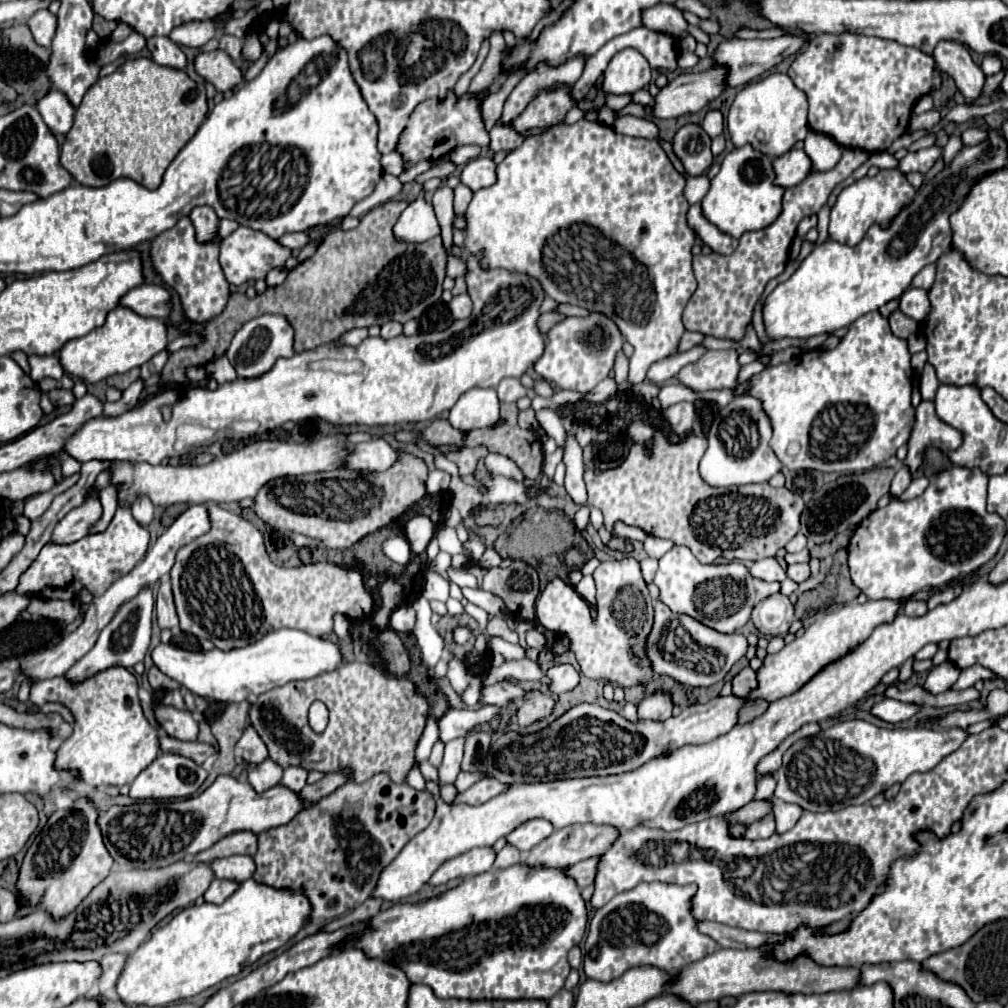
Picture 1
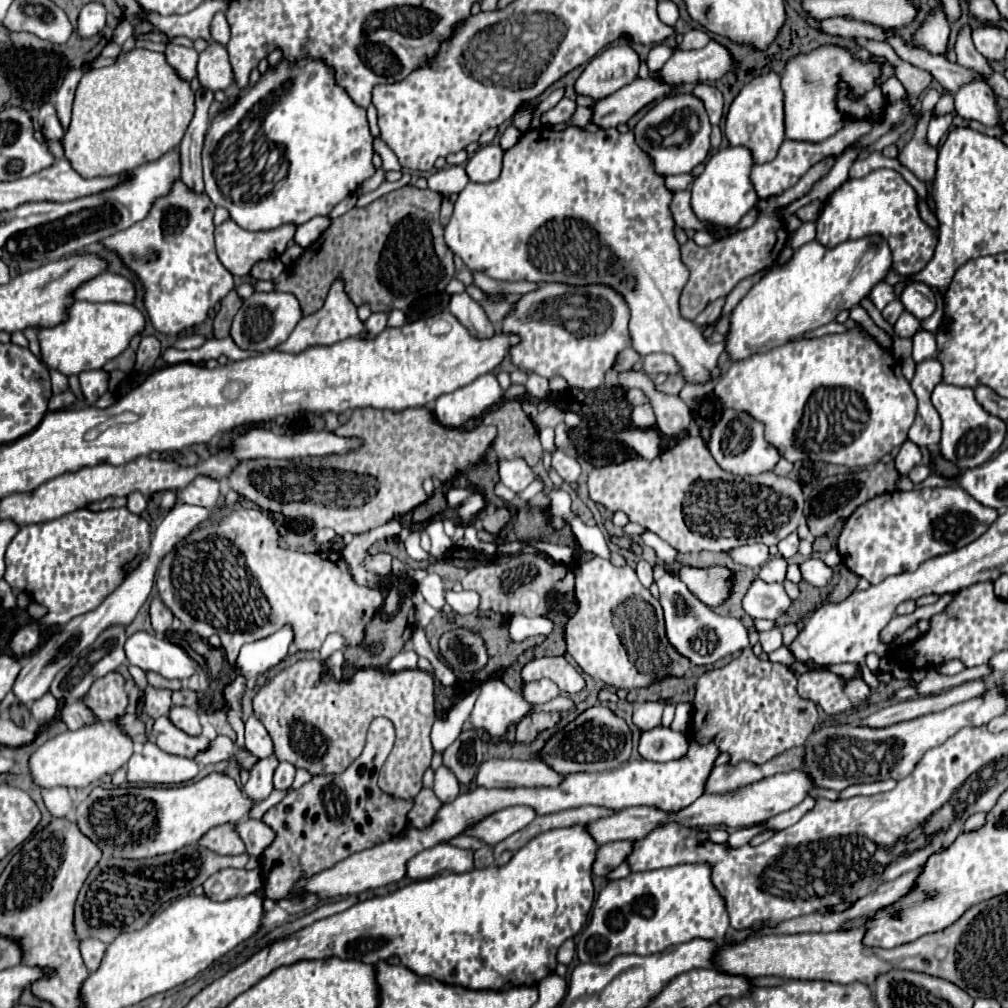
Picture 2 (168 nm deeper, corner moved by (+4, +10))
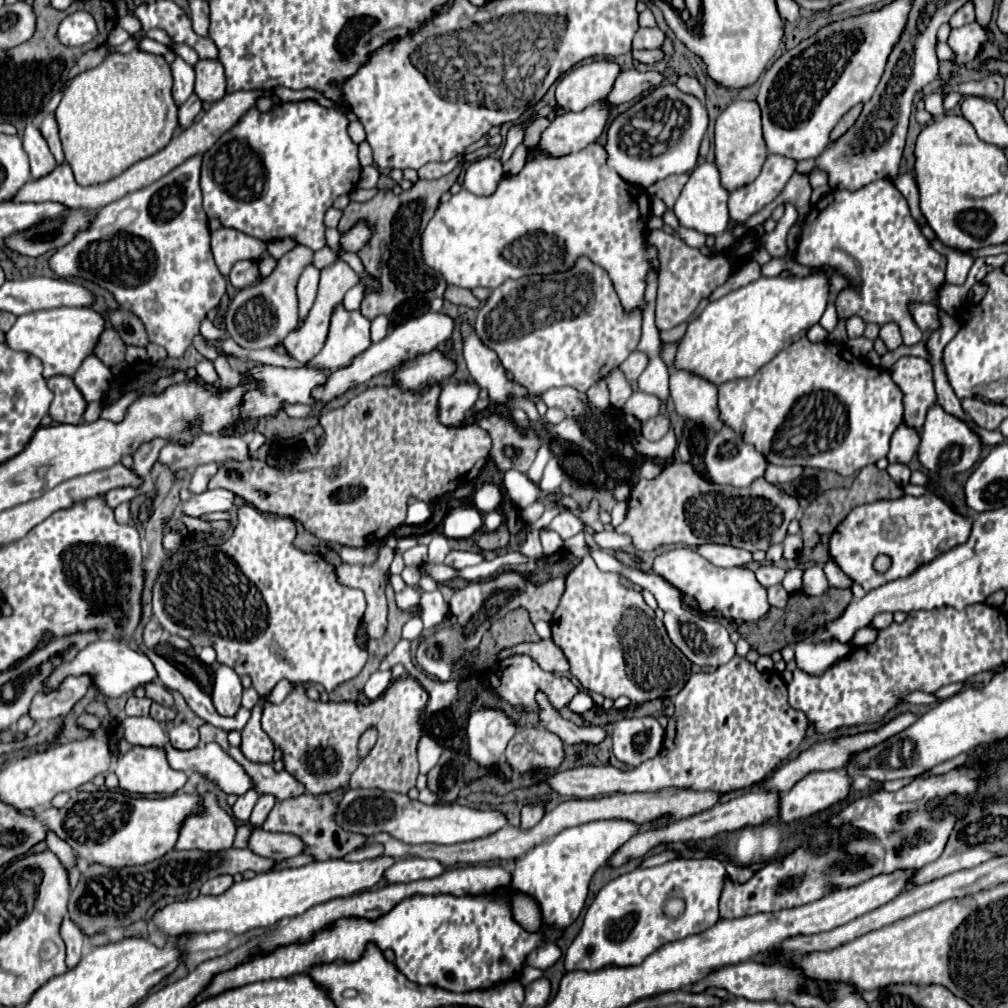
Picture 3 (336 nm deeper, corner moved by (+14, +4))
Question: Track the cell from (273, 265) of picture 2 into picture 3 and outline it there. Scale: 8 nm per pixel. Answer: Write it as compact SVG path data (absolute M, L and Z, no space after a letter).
M240 260L234 264L232 272L230 272L230 282L236 288L246 288L250 284L254 284L258 280L260 272L258 272L258 264L254 260Z

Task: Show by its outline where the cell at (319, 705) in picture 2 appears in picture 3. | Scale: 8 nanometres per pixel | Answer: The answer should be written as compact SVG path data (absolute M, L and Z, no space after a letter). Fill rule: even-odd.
M410 676L398 678L388 690L366 704L360 702L314 702L298 684L288 698L274 706L266 702L262 728L274 746L282 748L286 770L300 780L310 794L334 792L340 788L380 788L406 794L418 776L416 744L422 736L418 714L428 702L428 692ZM368 730L378 730L378 746L360 760L358 740Z

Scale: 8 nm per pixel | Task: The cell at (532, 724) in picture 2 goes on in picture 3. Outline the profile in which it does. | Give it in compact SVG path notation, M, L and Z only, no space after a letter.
M540 726L518 730L506 748L506 762L512 766L512 770L520 774L528 774L532 770L542 768L556 770L562 764L562 760L562 740Z

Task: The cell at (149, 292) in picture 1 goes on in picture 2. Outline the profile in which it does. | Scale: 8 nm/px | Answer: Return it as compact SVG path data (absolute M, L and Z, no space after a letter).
M100 274L94 278L94 282L86 282L86 286L80 286L74 292L76 300L88 300L88 302L124 302L134 304L136 290L134 284L120 274Z

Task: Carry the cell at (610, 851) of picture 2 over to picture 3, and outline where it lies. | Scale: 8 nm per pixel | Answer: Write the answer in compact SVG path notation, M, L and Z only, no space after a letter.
M754 790L754 792L744 792L742 796L726 802L726 804L716 804L710 810L704 810L696 816L688 816L684 820L678 822L670 822L666 826L660 828L652 828L652 830L642 830L636 836L632 836L632 840L628 840L628 844L624 844L624 848L620 848L620 852L616 852L616 856L610 858L612 866L622 866L630 860L636 858L644 858L654 846L658 844L674 844L674 842L698 842L698 840L706 840L712 838L720 832L732 832L732 830L740 830L744 826L754 826L754 824L764 824L772 818L776 818L780 812L780 794L774 790Z

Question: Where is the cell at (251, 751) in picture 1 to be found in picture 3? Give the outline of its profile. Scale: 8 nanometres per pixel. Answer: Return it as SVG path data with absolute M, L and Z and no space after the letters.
M260 698L254 704L252 716L242 730L242 752L252 762L272 762L274 756L274 744L260 726L262 708L264 708L264 698Z

